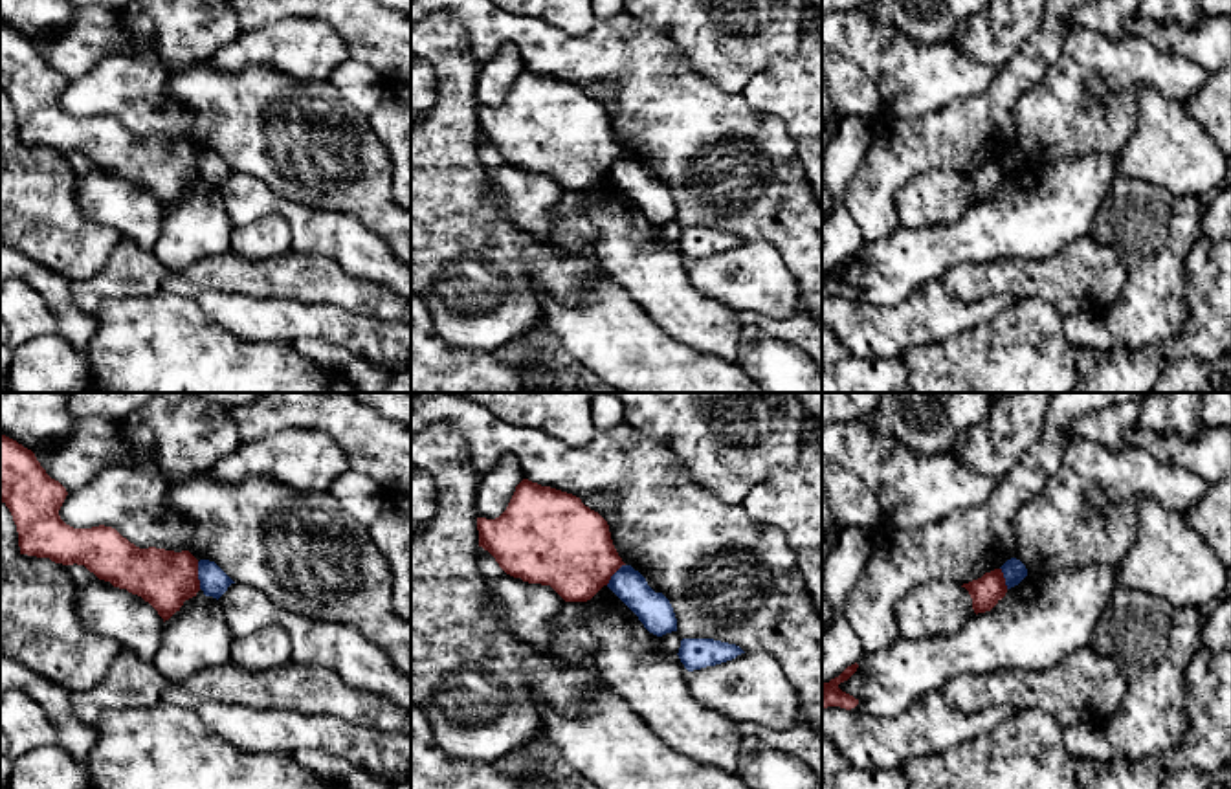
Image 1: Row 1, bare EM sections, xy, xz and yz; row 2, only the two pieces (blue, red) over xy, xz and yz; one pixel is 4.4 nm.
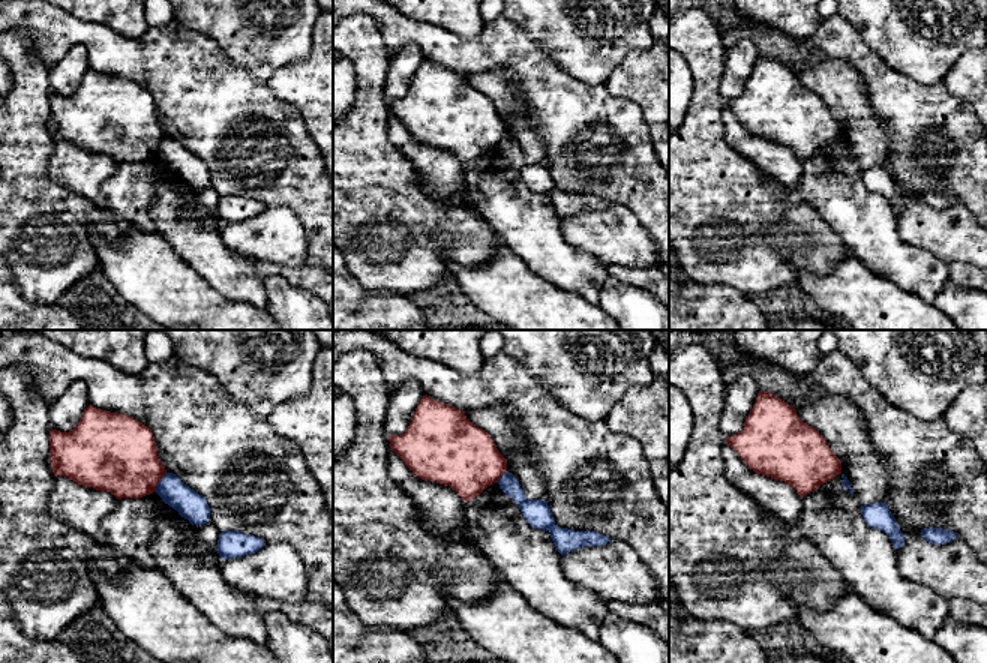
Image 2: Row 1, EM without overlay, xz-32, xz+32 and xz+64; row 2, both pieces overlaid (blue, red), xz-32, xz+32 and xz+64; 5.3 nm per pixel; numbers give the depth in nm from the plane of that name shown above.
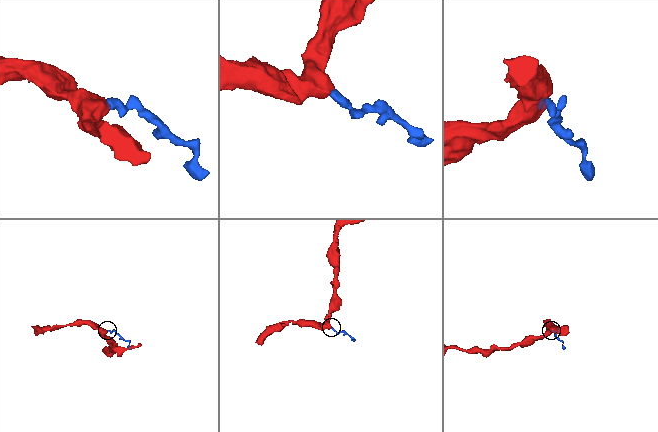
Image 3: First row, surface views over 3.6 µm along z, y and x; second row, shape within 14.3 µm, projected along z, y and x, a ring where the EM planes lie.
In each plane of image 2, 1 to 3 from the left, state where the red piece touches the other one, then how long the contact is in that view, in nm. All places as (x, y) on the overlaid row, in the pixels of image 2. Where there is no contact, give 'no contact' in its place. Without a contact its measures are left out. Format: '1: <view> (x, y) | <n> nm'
1: xz-32 (159, 482) | 120 nm
2: xz+32 (501, 476) | 80 nm
3: no contact

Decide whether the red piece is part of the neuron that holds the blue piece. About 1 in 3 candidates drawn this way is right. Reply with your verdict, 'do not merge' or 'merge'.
do not merge

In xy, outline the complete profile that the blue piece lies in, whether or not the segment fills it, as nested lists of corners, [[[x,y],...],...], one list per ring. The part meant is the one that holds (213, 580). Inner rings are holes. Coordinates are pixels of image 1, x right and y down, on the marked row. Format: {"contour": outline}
{"contour": [[[198,561],[200,589],[205,596],[220,598],[235,583],[215,561]]]}

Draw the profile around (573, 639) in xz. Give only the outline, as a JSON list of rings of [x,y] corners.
[[[565,602],[560,617],[552,622],[549,653],[583,668],[593,677],[600,677],[593,662],[598,648],[594,618],[587,602]]]

